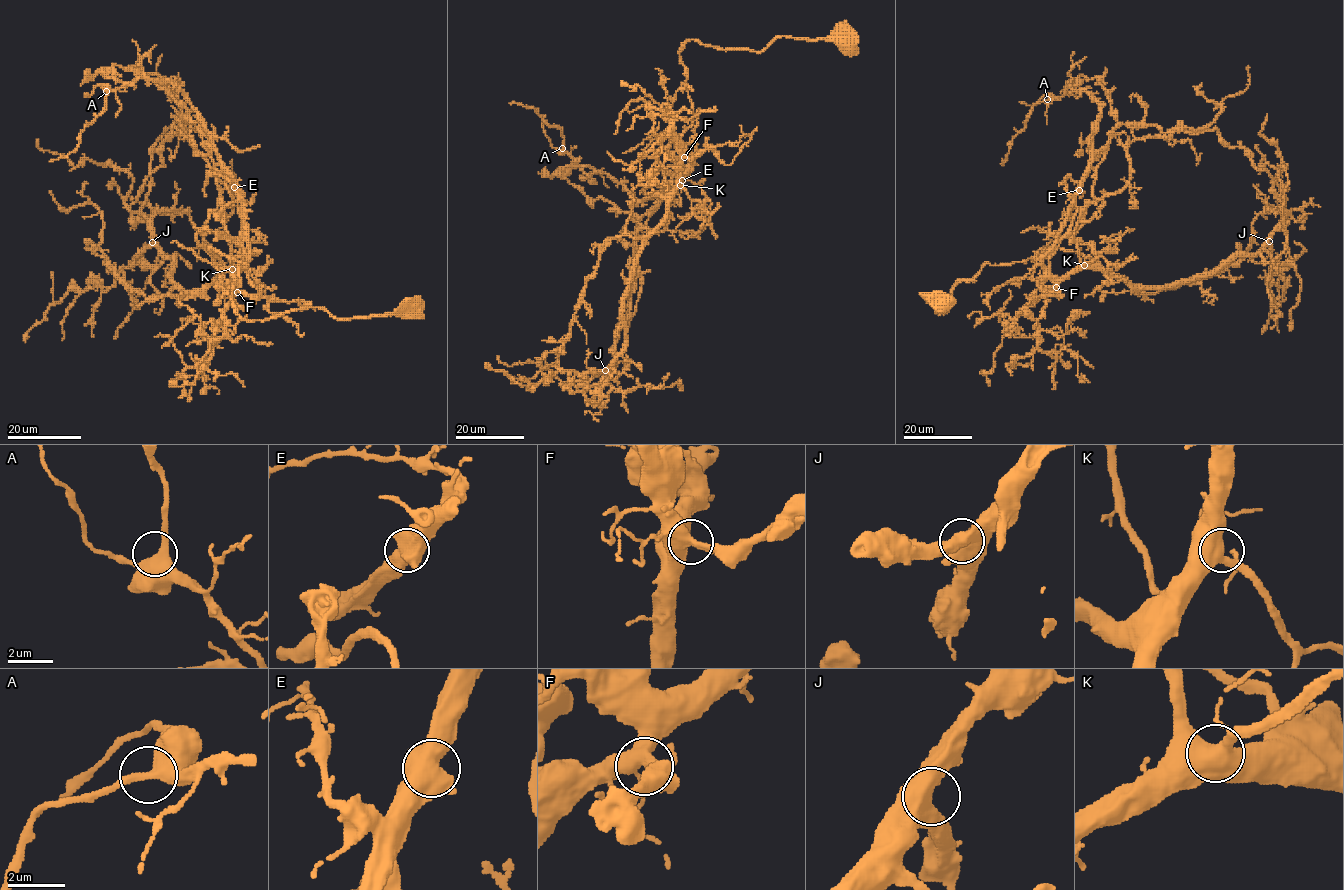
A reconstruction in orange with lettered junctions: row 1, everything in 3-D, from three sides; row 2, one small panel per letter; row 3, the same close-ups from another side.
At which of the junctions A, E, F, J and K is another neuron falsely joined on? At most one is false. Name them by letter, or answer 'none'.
none

